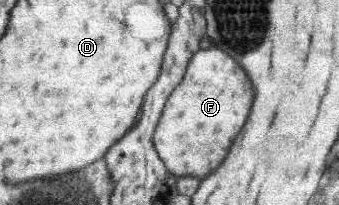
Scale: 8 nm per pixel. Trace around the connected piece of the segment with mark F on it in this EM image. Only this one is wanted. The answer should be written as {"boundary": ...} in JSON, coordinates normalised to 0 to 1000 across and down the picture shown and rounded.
{"boundary":[[[628,220],[581,249],[546,390],[487,517],[487,566],[463,624],[469,644],[457,644],[460,727],[499,839],[593,873],[622,844],[619,824],[640,829],[723,615],[746,478],[752,429],[687,273]]]}

